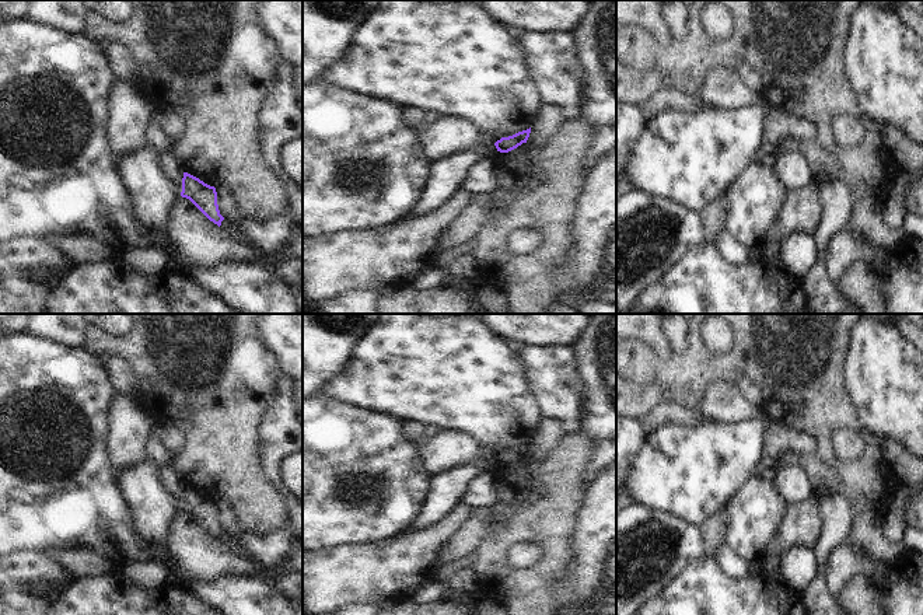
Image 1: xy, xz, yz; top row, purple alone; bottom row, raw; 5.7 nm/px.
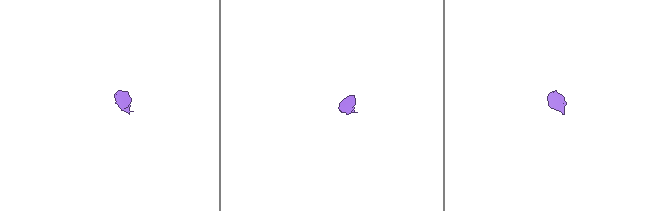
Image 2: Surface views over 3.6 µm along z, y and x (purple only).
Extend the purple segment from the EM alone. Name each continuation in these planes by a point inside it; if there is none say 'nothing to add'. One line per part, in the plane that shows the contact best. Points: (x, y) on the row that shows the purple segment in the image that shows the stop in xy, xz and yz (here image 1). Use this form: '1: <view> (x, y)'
1: xy (226, 224)

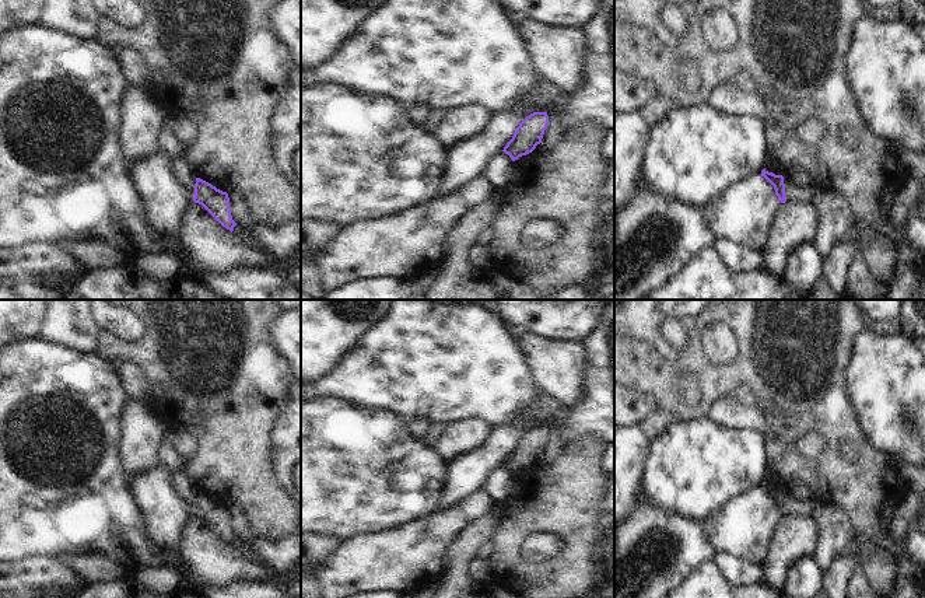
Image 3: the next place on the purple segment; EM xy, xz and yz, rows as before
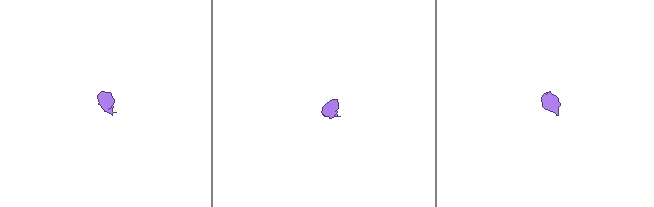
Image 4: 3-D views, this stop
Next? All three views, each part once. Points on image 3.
1: xy (238, 230)

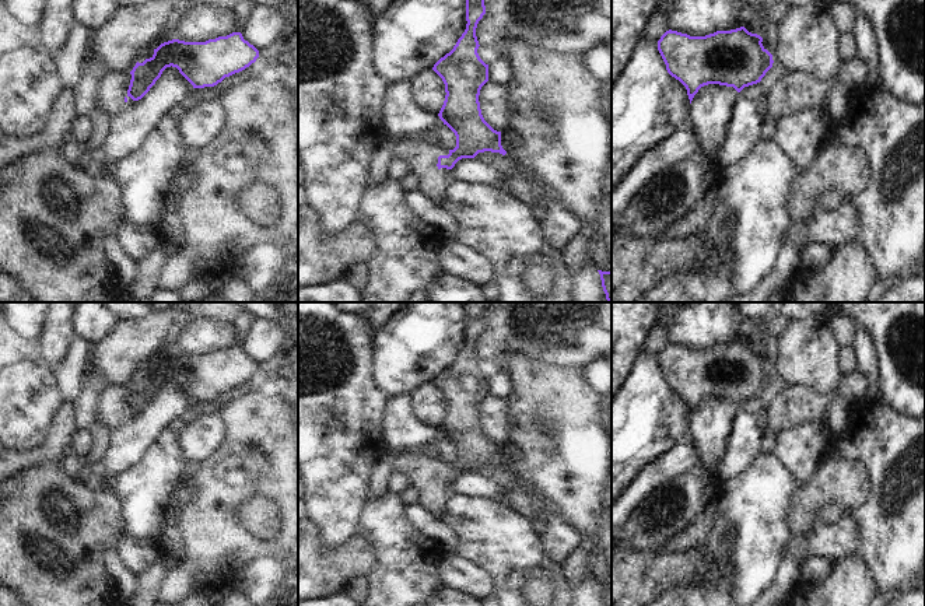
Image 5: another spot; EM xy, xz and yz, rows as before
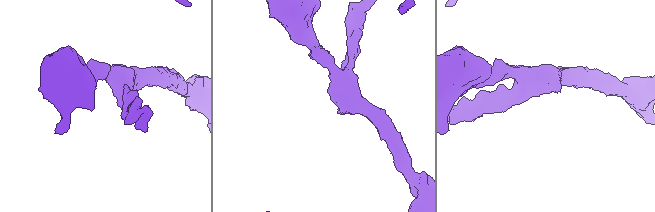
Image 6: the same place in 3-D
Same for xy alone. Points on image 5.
1: xy (121, 80)

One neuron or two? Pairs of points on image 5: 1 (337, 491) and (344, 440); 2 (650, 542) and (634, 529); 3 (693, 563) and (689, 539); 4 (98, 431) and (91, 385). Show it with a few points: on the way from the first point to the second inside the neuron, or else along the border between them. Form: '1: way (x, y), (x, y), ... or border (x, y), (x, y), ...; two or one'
1: way (337, 479), (337, 452); one
2: way (645, 538), (638, 531); one
3: border (696, 547), (687, 552), (658, 553); two
4: border (94, 420), (87, 430); two

